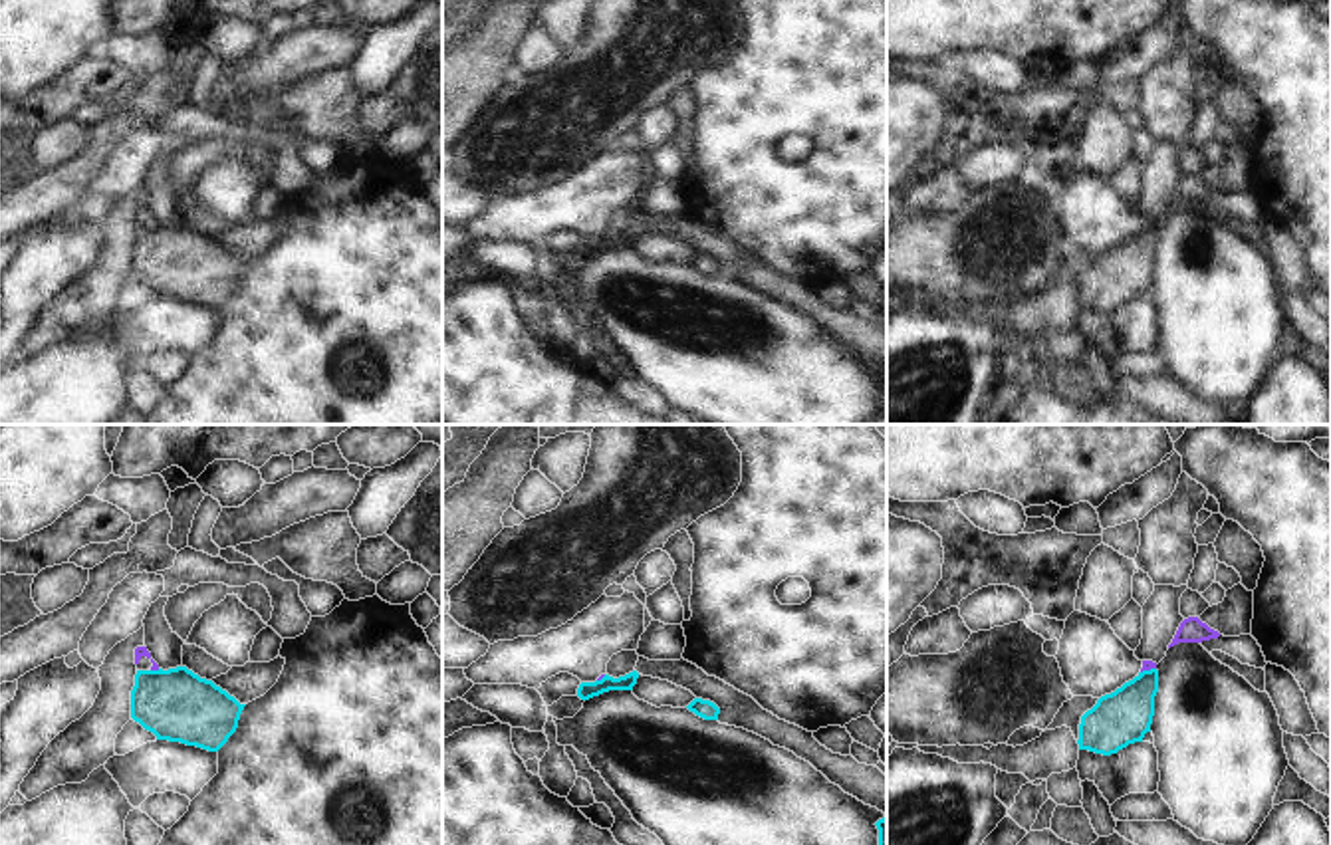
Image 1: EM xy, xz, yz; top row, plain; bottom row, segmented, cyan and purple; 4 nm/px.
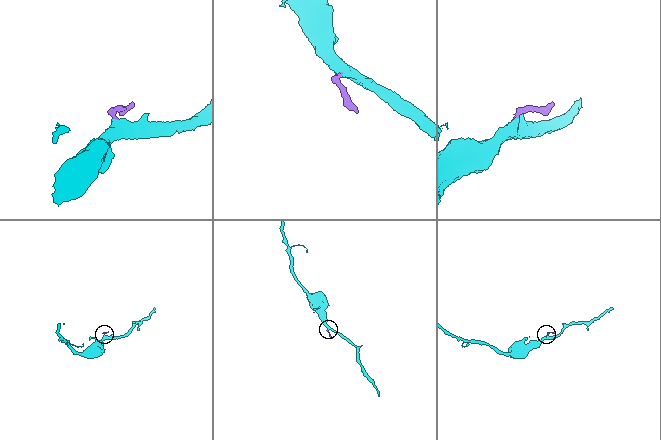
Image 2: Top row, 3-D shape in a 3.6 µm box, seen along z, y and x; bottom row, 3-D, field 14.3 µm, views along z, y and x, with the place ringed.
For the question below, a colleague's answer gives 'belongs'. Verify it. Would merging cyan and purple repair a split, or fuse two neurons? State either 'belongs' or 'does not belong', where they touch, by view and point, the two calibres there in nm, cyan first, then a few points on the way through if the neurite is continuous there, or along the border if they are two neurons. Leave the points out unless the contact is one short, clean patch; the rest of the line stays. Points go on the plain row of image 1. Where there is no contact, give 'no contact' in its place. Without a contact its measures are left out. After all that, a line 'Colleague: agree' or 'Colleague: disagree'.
does not belong | xy (155, 227) | 300/50 nm | along xy (159, 225), (151, 227)
Colleague: disagree

